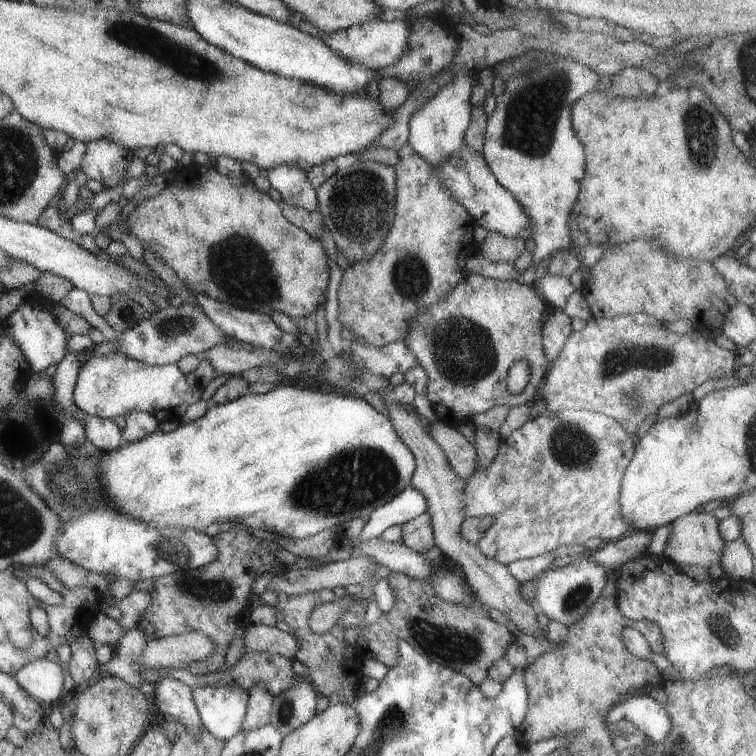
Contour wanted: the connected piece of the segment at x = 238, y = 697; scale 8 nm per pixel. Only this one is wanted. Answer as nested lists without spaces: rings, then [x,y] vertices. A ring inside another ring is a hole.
[[[199,686],[191,689],[191,700],[202,728],[223,741],[240,730],[247,699],[248,692],[243,692],[239,686]]]

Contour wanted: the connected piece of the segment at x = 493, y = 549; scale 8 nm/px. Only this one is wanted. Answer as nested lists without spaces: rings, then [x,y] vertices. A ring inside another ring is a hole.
[[[563,409],[529,417],[519,428],[502,437],[497,454],[487,468],[473,472],[465,480],[461,512],[465,519],[476,517],[480,522],[481,535],[476,547],[488,559],[507,566],[517,559],[548,554],[561,544],[583,545],[589,538],[601,538],[606,543],[623,536],[629,524],[619,512],[620,484],[635,441],[615,420],[585,409]],[[485,518],[491,518],[489,528],[482,525]]]

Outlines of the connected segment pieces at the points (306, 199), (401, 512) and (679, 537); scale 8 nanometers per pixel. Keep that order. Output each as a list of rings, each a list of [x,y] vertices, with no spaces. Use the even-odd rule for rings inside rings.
[[[281,164],[266,170],[266,173],[269,186],[279,193],[281,200],[313,214],[316,207],[316,188],[309,184],[303,170]]]
[[[407,486],[391,500],[387,500],[385,504],[369,513],[355,540],[365,542],[365,540],[378,538],[385,528],[401,526],[425,513],[425,510],[427,510],[427,502],[423,495],[412,486]]]
[[[701,508],[675,518],[669,523],[669,536],[663,546],[662,555],[668,561],[673,561],[678,565],[689,564],[689,566],[699,566],[704,569],[720,566],[719,556],[721,556],[724,542],[719,536],[717,526],[718,520],[713,517],[712,513]]]

